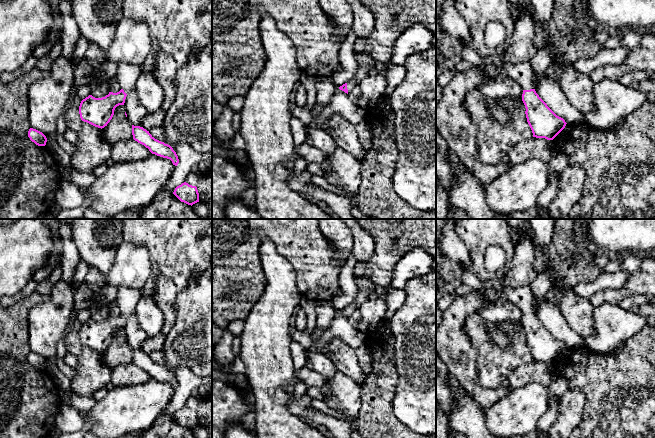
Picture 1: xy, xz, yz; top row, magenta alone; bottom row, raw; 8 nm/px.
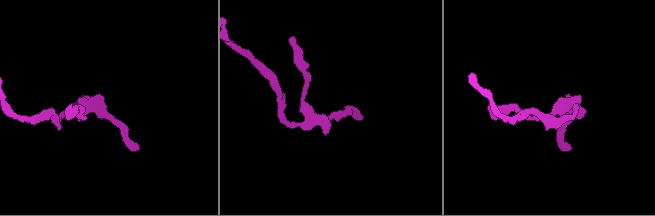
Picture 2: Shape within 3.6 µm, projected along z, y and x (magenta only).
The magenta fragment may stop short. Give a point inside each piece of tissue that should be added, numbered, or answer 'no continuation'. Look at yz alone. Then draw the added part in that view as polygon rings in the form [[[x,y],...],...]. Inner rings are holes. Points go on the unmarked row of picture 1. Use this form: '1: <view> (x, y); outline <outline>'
1: yz (522, 297); outline [[[505,286],[502,297],[515,304],[523,314],[534,313],[532,308],[532,291],[530,286],[521,288]]]

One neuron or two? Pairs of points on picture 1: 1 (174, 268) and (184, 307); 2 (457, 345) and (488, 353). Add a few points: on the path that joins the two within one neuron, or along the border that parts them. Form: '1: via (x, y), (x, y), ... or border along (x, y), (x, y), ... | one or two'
1: border along (197, 275), (178, 294), (175, 314) | two
2: border along (464, 330), (475, 349), (476, 366), (479, 373) | two

